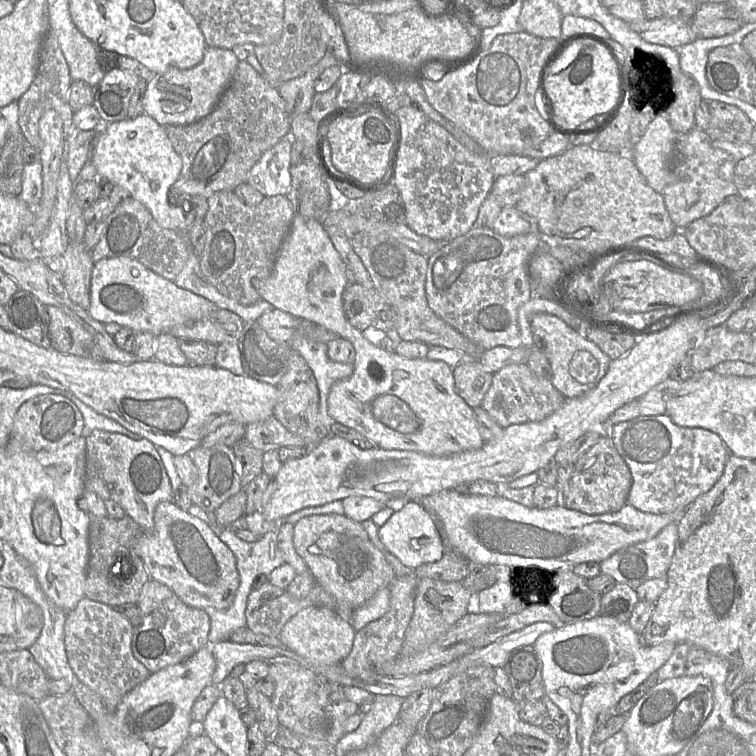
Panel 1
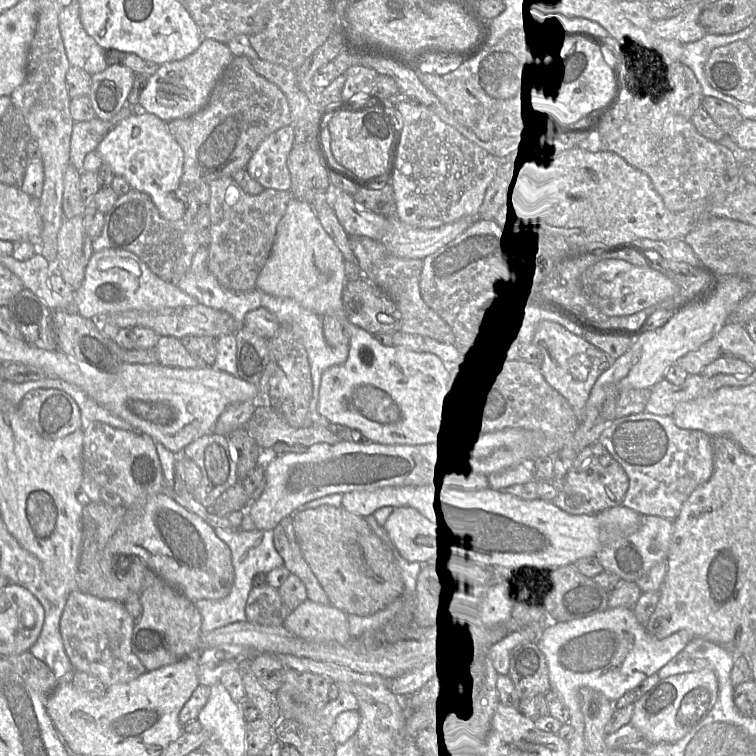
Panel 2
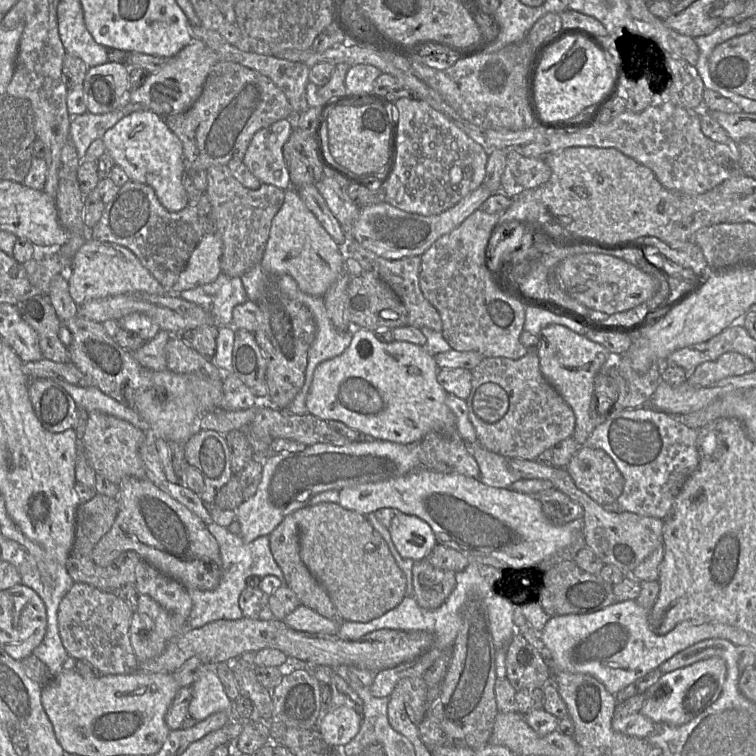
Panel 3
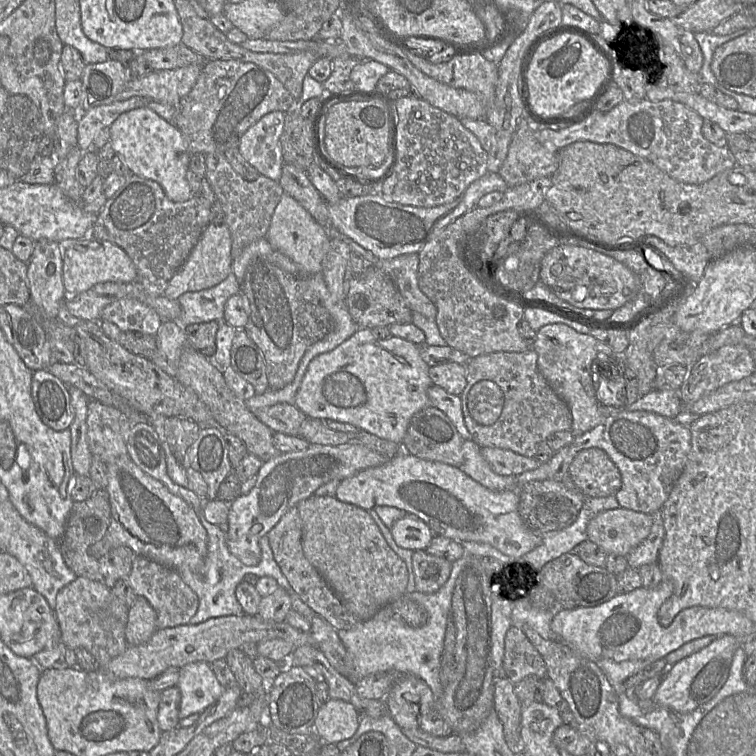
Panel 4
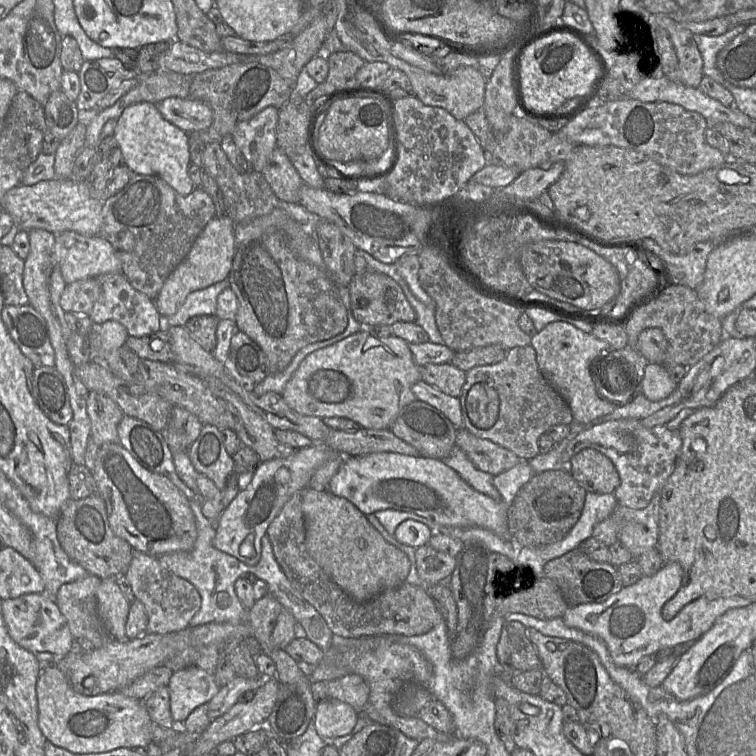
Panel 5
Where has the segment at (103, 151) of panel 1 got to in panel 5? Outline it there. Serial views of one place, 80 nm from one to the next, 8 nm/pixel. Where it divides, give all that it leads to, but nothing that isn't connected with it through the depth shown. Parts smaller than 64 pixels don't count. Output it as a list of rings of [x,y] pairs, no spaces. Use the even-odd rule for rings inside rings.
[[[140,102],[126,107],[117,119],[113,135],[124,157],[125,165],[133,174],[157,176],[183,196],[195,189],[188,173],[189,135],[165,120],[155,104]]]

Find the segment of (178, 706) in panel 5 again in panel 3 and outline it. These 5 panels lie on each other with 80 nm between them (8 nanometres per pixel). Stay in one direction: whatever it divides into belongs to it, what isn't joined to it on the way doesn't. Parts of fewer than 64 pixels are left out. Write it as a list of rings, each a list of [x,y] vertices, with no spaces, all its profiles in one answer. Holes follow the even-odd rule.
[[[214,670],[199,676],[190,686],[192,698],[188,715],[200,722],[217,712],[226,712],[230,720],[237,720],[234,702],[227,696],[224,687]]]

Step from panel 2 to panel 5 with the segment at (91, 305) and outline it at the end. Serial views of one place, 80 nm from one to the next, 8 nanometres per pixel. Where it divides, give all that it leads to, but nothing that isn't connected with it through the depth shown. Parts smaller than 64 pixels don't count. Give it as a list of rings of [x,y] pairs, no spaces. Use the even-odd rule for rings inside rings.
[[[62,231],[54,234],[54,237],[54,254],[65,284],[122,272],[120,259],[104,238],[74,231]]]

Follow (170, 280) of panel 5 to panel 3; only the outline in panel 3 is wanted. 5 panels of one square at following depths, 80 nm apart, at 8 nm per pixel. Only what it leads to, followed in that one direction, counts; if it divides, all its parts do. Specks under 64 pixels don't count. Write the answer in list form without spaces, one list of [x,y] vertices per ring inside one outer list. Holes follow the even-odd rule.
[[[218,233],[204,234],[184,270],[167,294],[179,295],[184,290],[215,281],[222,273],[220,267],[222,253],[223,242],[220,235]]]

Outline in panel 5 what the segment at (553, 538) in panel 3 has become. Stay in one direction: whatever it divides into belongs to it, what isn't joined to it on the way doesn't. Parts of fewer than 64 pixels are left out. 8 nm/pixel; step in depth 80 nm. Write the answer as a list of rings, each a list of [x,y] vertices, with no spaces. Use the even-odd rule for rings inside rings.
[[[394,452],[345,456],[327,488],[327,491],[335,496],[349,500],[365,515],[382,509],[396,509],[423,516],[440,526],[478,527],[487,529],[500,537],[509,538],[507,505],[503,501],[496,501],[475,490],[454,469],[440,459]]]

